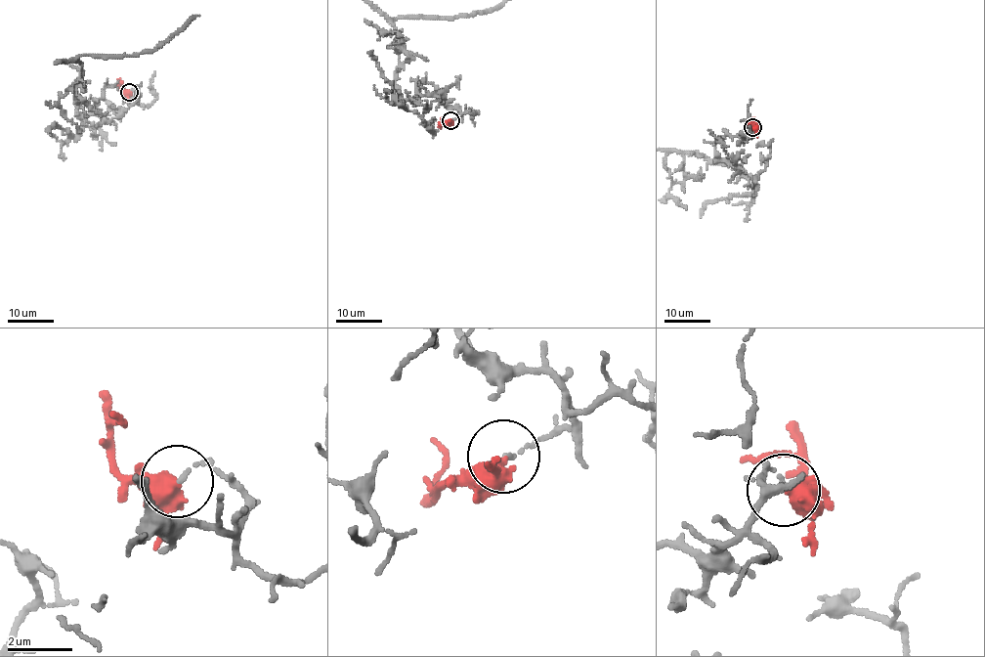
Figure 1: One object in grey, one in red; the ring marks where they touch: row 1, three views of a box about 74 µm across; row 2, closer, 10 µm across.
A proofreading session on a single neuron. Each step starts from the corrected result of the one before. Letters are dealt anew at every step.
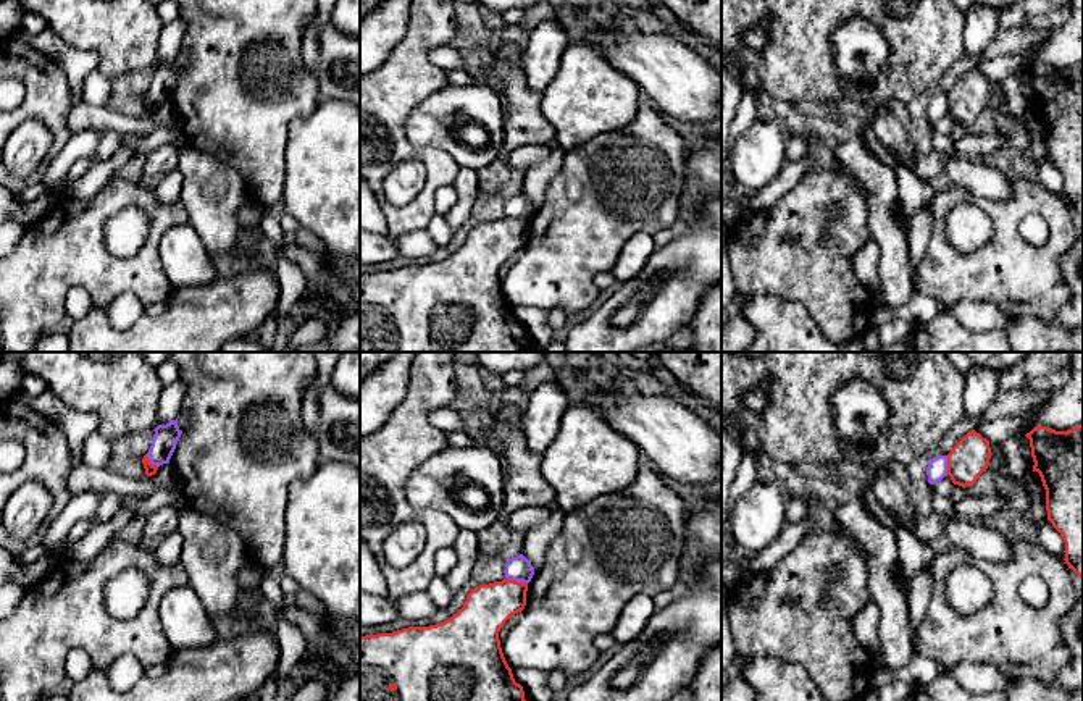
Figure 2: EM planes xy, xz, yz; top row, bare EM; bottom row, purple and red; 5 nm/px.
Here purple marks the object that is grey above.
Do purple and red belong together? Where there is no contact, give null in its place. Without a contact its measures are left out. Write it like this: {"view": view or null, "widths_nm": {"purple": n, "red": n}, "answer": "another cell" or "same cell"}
{"view": "xz", "widths_nm": {"purple": 120, "red": 220}, "answer": "another cell"}

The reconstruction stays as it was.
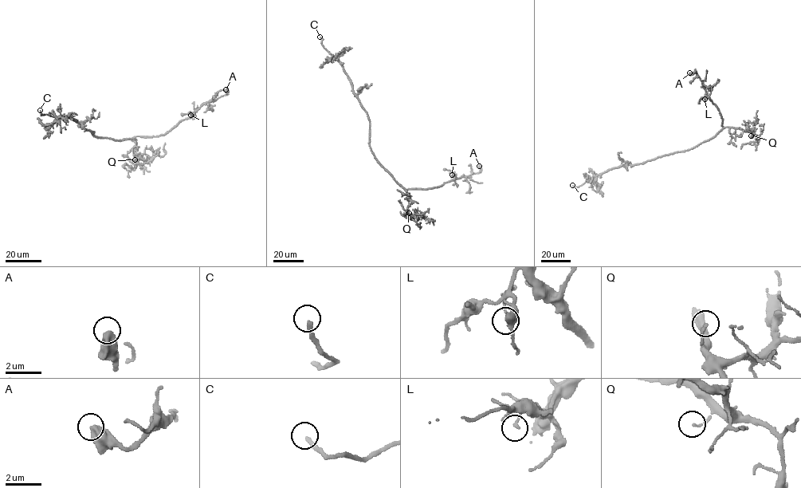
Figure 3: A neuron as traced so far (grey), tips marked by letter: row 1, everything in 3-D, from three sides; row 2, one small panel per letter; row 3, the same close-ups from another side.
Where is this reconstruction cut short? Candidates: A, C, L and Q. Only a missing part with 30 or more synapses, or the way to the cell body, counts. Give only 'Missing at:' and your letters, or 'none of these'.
Missing at: C

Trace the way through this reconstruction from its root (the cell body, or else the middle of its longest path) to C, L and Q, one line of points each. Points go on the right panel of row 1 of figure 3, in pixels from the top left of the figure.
C: (693, 147), (642, 163), (621, 165), (597, 175), (579, 186), (572, 185)
L: (693, 147), (713, 137), (723, 127), (721, 116), (717, 108), (705, 95), (704, 99)
Q: (693, 147), (713, 137), (724, 127), (740, 128), (750, 131), (751, 135)

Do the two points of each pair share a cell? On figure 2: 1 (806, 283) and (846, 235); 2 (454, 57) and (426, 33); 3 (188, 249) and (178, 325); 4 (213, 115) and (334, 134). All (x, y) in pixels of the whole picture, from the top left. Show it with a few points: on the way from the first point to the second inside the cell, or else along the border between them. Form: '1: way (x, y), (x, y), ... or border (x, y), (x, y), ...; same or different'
1: way (814, 270), (814, 264), (833, 244); same
2: border (457, 44), (434, 47), (430, 52), (430, 62); different
3: border (220, 277), (202, 285), (188, 285), (176, 289); different
4: border (318, 102), (312, 112), (289, 125), (283, 163); different

